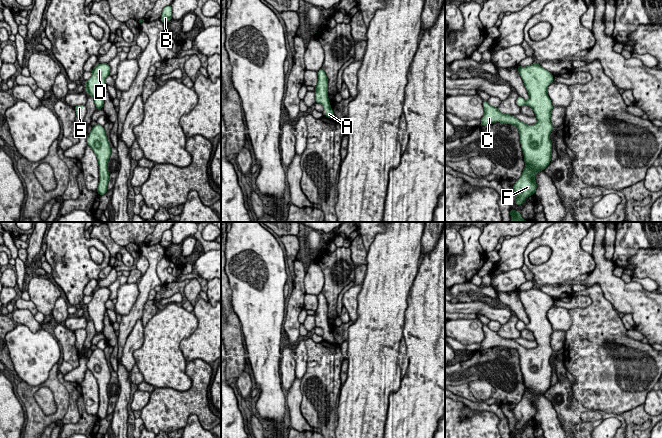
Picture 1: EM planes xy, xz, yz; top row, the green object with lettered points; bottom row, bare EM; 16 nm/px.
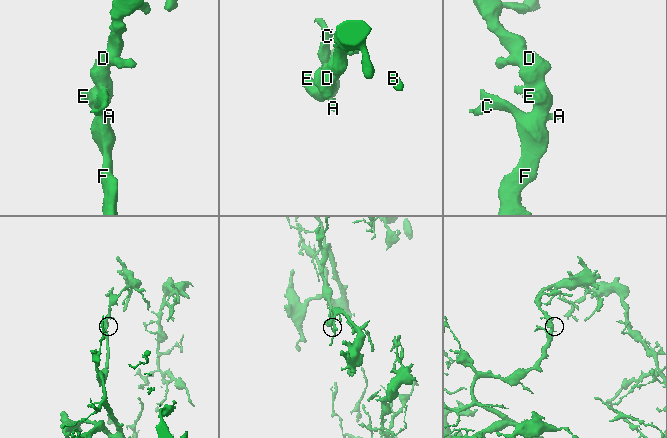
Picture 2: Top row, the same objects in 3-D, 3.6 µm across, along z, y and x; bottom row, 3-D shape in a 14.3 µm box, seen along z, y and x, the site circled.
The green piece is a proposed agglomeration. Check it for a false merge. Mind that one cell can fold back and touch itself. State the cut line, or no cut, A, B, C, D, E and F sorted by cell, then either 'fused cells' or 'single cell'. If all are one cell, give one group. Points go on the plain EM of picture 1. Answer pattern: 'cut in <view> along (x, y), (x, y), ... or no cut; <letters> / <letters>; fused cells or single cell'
no cut; A B C D E F; single cell

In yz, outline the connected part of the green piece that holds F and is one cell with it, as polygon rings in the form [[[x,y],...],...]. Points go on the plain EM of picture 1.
[[[537,286],[527,291],[518,289],[518,296],[530,322],[528,324],[517,322],[517,329],[530,330],[537,347],[524,348],[513,339],[503,338],[487,325],[483,325],[485,339],[481,342],[481,349],[501,346],[513,348],[518,352],[526,389],[521,401],[513,409],[513,414],[515,428],[521,429],[527,421],[535,418],[537,408],[534,399],[544,394],[551,384],[552,368],[549,359],[554,353],[550,344],[553,329],[547,319],[547,311],[553,307],[553,298],[543,293]]]

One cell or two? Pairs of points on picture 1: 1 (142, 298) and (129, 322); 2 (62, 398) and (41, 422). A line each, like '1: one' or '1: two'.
1: one
2: one

